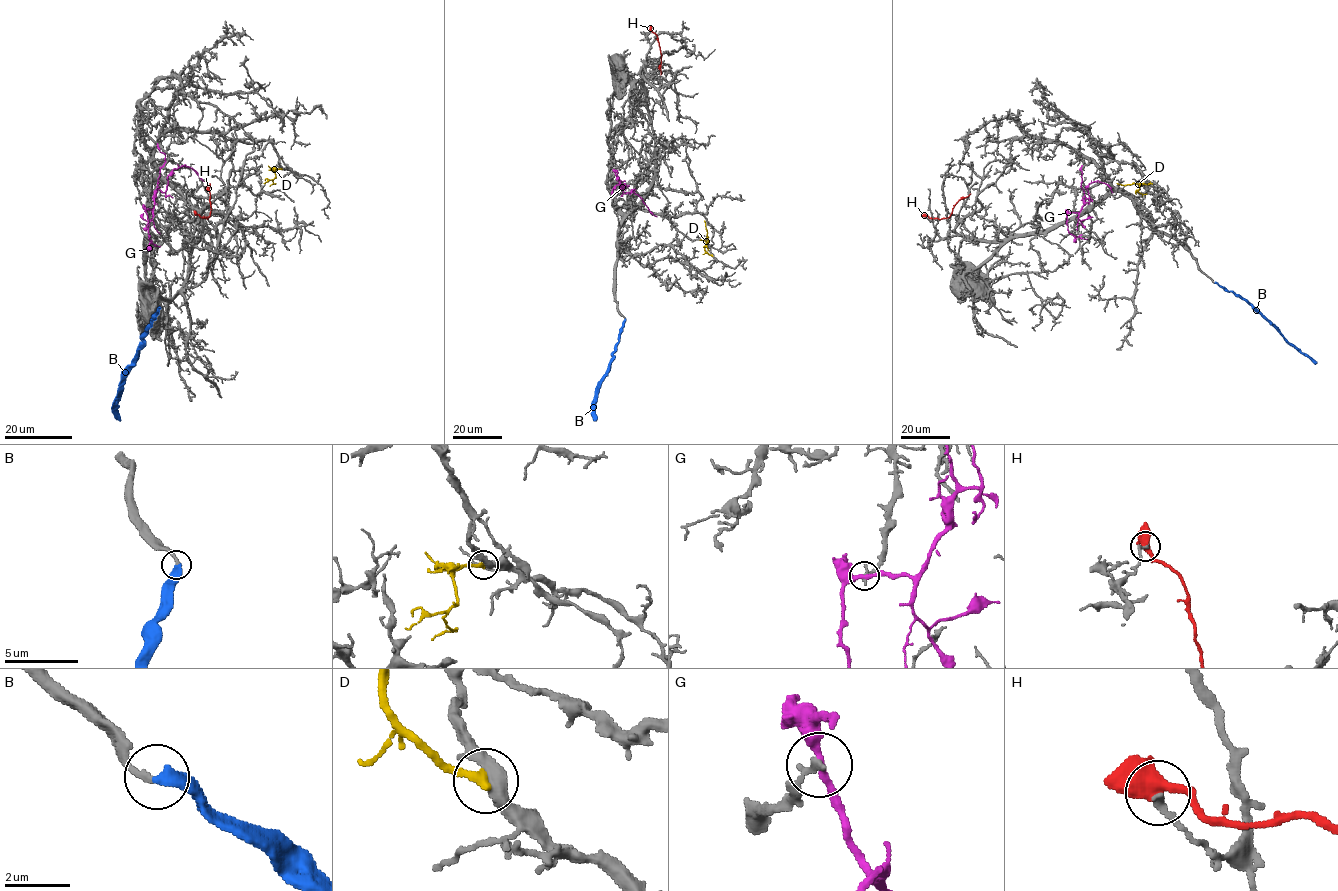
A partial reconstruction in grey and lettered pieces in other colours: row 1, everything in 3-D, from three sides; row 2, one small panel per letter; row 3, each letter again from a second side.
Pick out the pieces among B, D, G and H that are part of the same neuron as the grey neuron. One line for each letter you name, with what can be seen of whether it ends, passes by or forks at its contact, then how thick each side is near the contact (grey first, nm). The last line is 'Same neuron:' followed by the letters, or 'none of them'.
B: it ends | 220/420 nm
Same neuron: B

